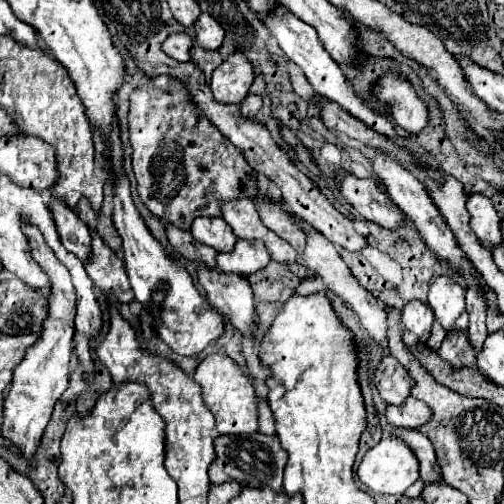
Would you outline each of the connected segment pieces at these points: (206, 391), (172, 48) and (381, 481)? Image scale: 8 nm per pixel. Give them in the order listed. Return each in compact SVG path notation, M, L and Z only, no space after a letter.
M209 354L199 362L193 380L201 386L201 396L205 406L215 416L215 428L219 436L225 434L251 434L257 430L257 402L251 380L241 372L241 368L225 354Z
M169 34L169 38L163 42L163 52L179 62L191 60L191 48L193 40L187 34Z
M383 436L381 442L365 454L363 462L357 468L357 476L359 476L359 482L371 492L403 496L403 492L419 478L419 462L403 440Z

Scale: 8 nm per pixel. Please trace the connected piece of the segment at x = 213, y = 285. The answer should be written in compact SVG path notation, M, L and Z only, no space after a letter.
M199 264L199 284L203 286L209 304L221 316L225 316L233 324L233 328L243 330L241 352L243 352L243 358L247 362L251 378L255 378L255 380L267 380L269 376L267 376L265 366L261 364L259 342L257 342L257 336L255 336L255 330L257 330L257 326L255 326L257 324L257 310L255 310L255 300L253 300L253 292L251 292L249 280L245 276L239 276L239 274L233 274L233 272L227 274L227 272L217 272L217 270L207 270L203 264Z

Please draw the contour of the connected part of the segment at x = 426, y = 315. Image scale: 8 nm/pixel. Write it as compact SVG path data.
M419 300L409 302L401 314L401 324L411 330L419 338L419 342L427 342L427 338L431 336L433 320L435 318L431 314L431 308L427 304L421 304Z

